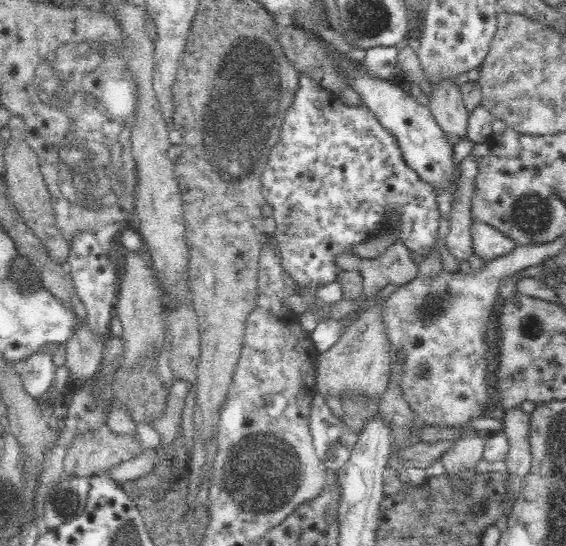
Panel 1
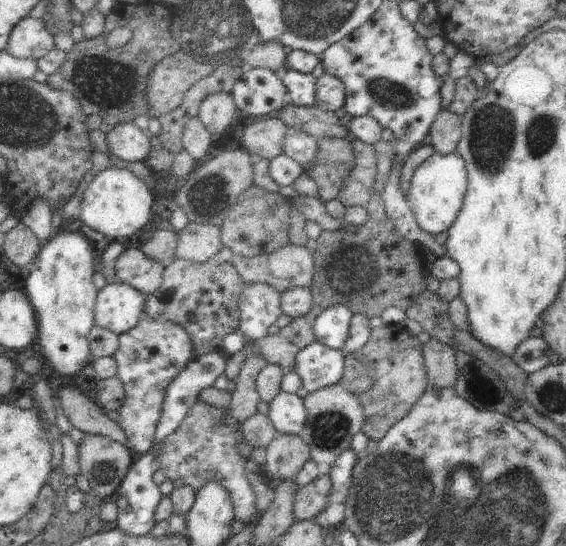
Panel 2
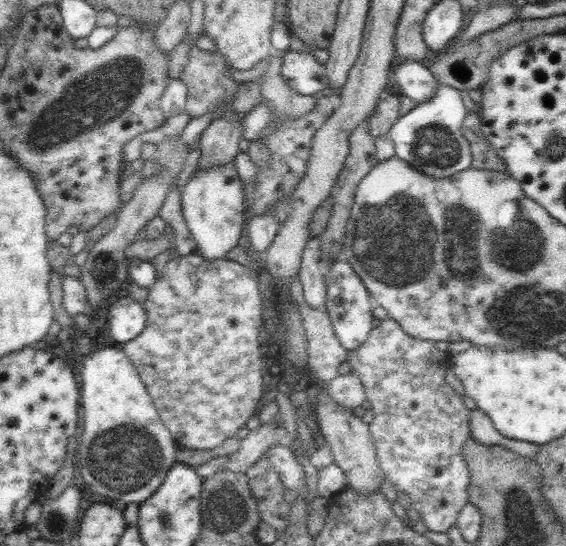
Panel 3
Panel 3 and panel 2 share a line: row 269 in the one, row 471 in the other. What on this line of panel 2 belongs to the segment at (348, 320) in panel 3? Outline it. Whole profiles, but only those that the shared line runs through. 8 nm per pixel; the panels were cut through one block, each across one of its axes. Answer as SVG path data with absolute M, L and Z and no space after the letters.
M352 448L345 450L334 464L329 468L330 480L332 481L332 490L329 494L329 504L345 504L349 495L350 485L352 484L352 474L354 466L358 464L361 456L356 454Z

